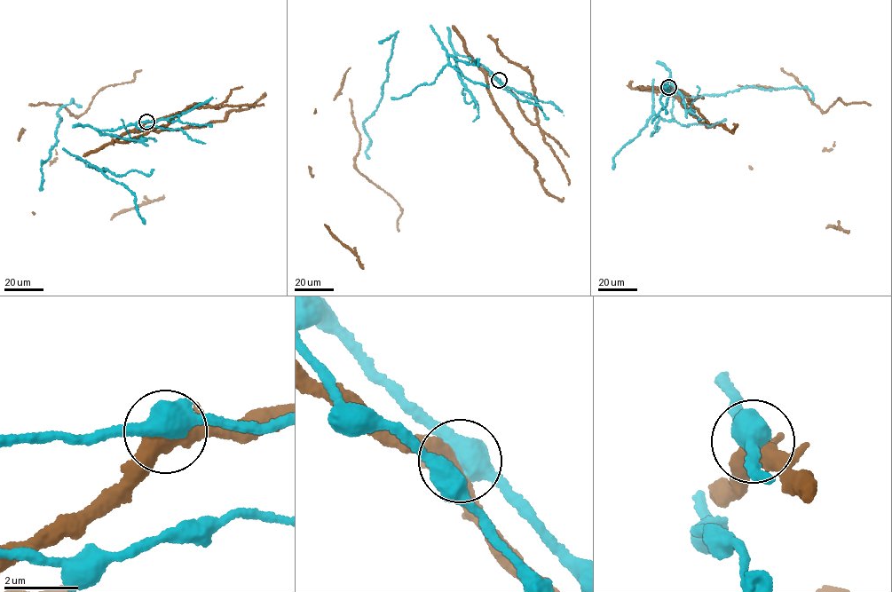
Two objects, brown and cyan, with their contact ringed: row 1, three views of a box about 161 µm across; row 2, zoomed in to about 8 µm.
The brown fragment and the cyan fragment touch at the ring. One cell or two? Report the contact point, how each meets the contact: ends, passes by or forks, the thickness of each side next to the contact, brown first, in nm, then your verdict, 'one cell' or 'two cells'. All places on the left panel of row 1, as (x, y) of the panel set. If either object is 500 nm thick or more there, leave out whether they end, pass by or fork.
place (146, 122); calibres 480 and 550 nm; one cell

